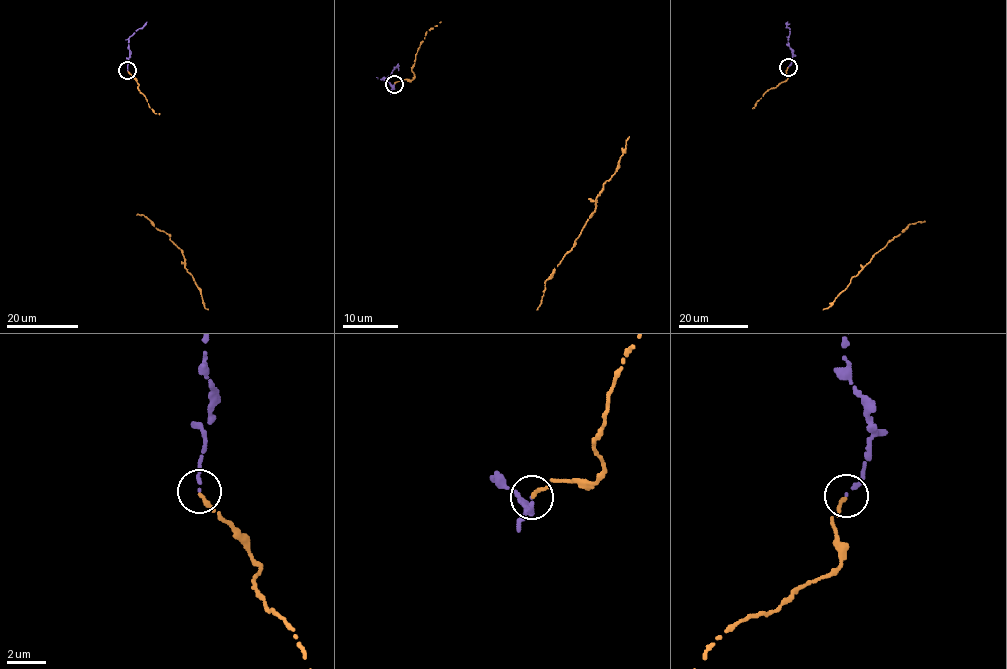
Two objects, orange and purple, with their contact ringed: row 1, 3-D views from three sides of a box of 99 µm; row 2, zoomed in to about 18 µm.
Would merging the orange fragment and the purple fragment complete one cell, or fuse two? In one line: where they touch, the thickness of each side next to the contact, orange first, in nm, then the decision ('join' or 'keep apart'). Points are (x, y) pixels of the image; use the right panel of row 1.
at (788, 67); 200 nm thick on the orange side, 170 nm on the other; keep apart

